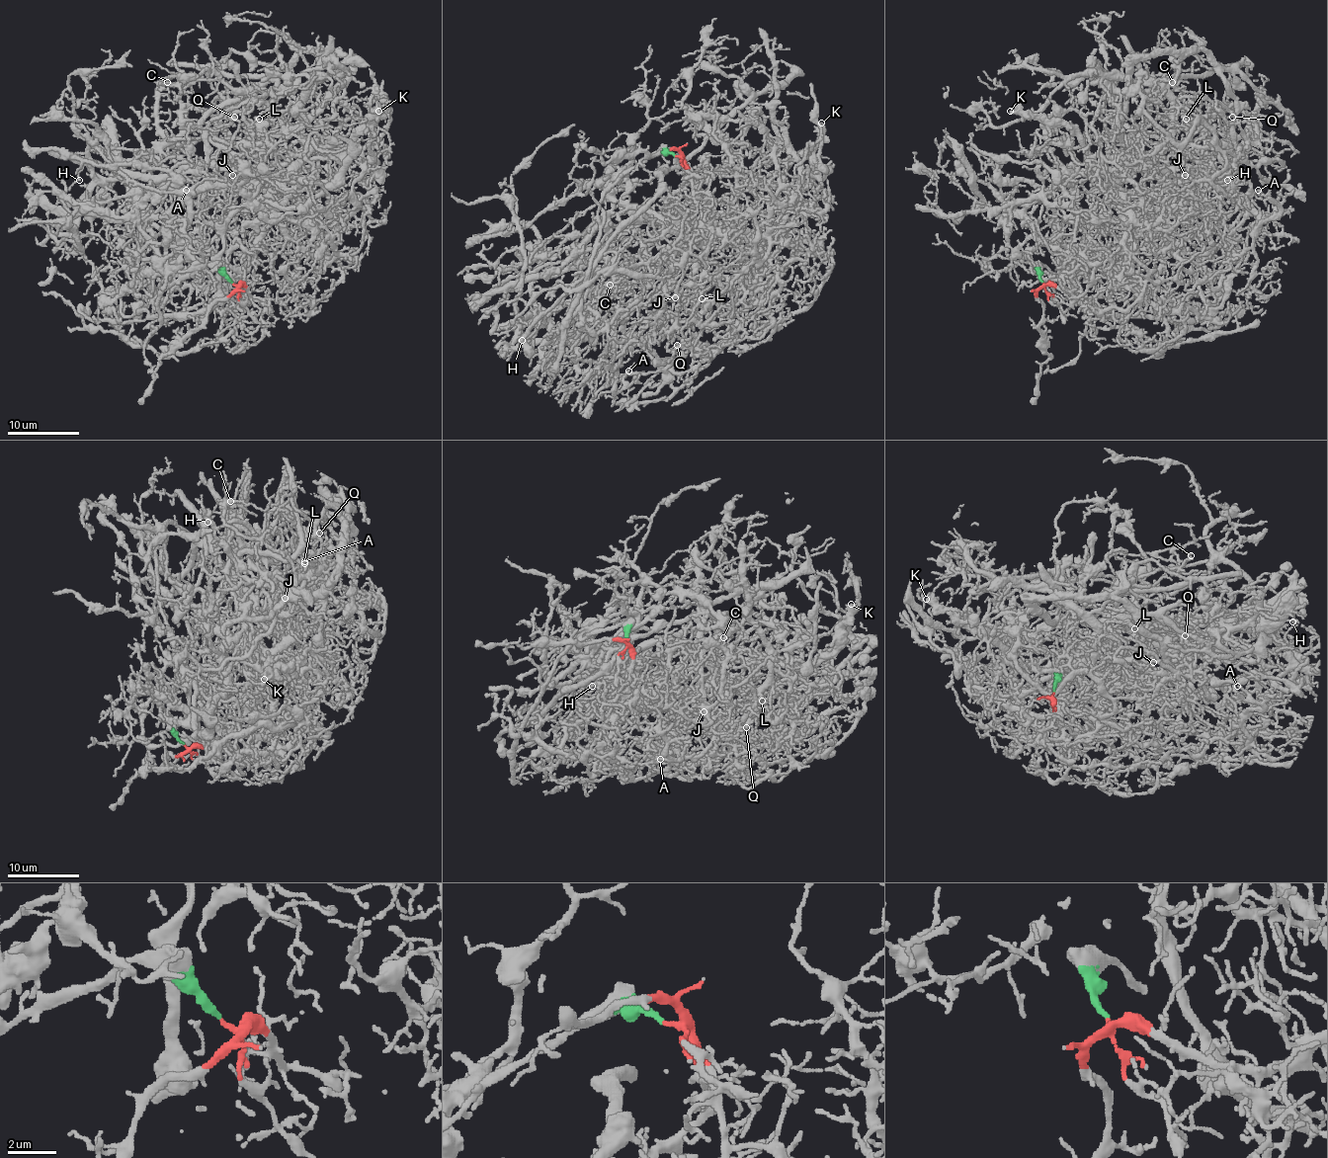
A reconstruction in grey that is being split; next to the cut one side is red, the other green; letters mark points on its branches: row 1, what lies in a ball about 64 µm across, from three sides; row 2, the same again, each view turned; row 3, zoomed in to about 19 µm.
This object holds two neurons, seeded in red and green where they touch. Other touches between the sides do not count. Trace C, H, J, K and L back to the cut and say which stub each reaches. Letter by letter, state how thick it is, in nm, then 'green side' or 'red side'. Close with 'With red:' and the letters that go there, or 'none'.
C: 140 nm thick; red side
H: 70 nm thick; green side
J: 100 nm thick; red side
K: 320 nm thick; red side
L: 130 nm thick; red side
With red: C, J, K, L

